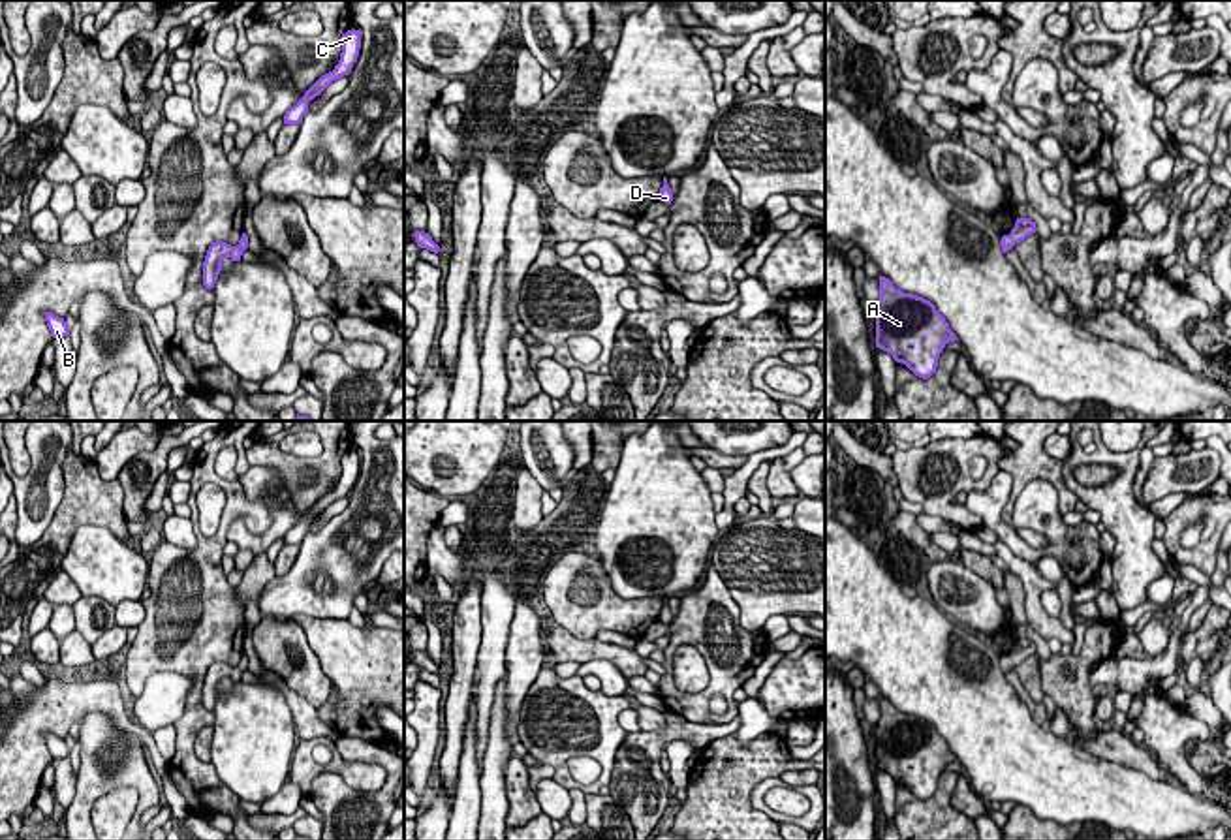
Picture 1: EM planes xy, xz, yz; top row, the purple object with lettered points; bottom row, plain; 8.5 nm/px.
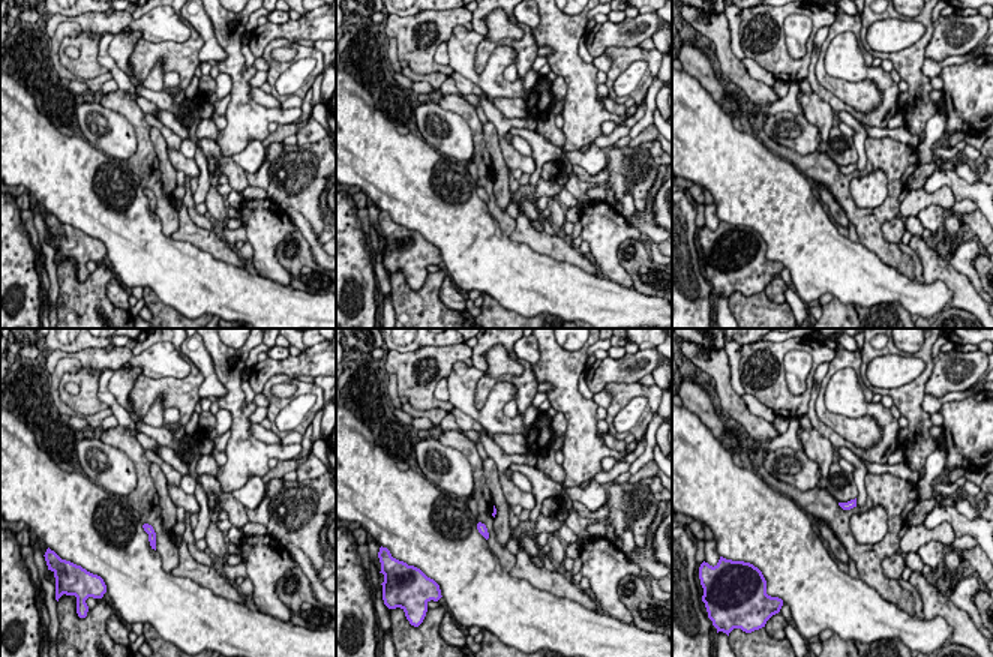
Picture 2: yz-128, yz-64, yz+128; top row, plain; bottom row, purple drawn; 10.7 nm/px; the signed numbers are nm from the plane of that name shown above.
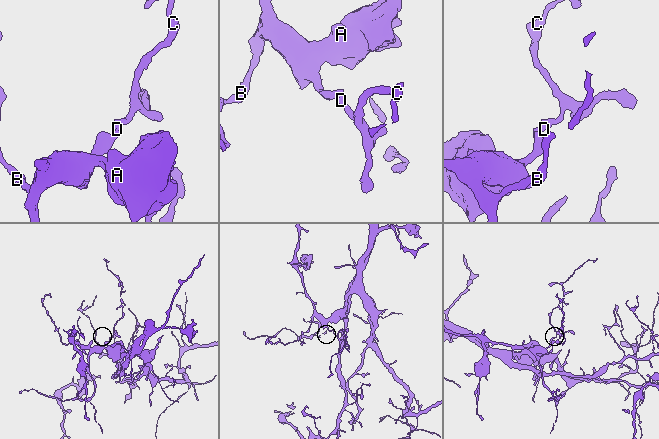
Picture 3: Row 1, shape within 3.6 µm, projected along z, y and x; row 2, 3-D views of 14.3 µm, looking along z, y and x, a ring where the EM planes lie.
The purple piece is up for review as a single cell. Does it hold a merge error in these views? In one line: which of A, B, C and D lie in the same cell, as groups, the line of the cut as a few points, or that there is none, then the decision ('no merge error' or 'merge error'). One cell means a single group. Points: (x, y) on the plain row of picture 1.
groups A B C D; cut none; no merge error

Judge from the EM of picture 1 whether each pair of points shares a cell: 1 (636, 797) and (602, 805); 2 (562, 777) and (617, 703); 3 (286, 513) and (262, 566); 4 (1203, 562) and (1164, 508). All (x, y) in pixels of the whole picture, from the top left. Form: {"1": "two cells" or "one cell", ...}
{"1": "two cells", "2": "one cell", "3": "two cells", "4": "two cells"}

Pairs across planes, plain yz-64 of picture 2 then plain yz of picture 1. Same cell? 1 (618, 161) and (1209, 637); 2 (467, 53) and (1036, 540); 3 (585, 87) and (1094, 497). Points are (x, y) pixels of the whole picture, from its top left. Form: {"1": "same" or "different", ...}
{"1": "same", "2": "different", "3": "same"}

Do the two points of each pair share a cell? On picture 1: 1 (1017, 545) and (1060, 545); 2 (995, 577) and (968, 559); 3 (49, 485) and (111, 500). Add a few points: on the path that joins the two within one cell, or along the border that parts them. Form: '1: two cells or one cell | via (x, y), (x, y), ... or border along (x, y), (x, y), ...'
1: one cell | via (1028, 553), (1049, 549)
2: one cell | via (989, 572), (974, 560)
3: two cells | border along (70, 446), (62, 463), (62, 500), (46, 530)

